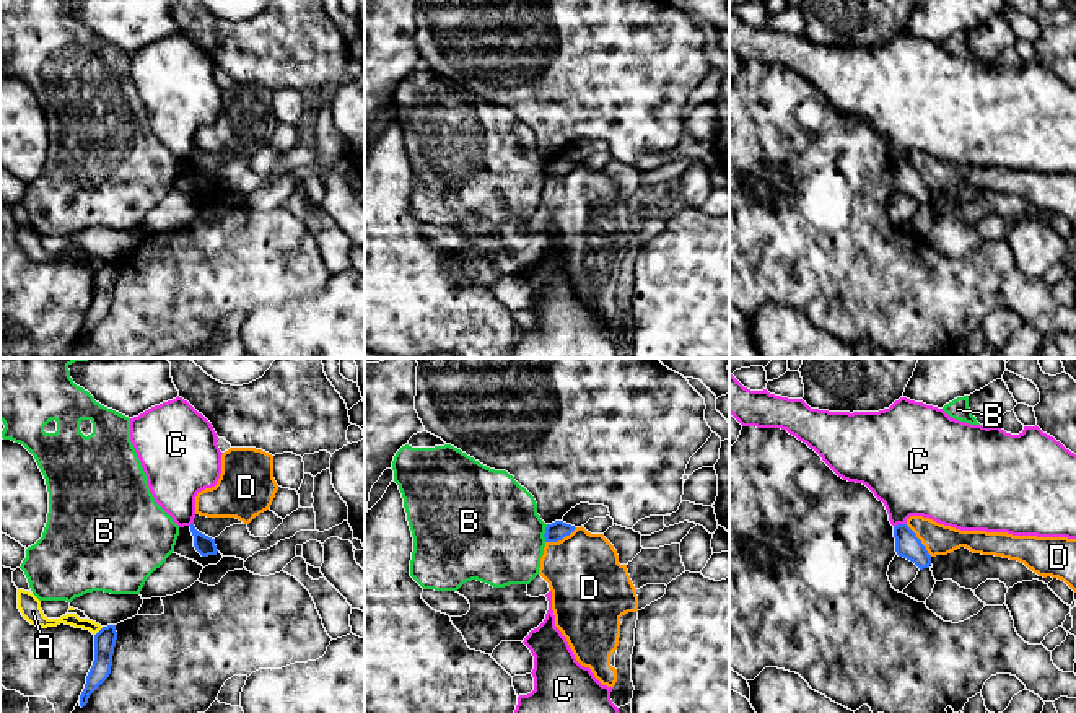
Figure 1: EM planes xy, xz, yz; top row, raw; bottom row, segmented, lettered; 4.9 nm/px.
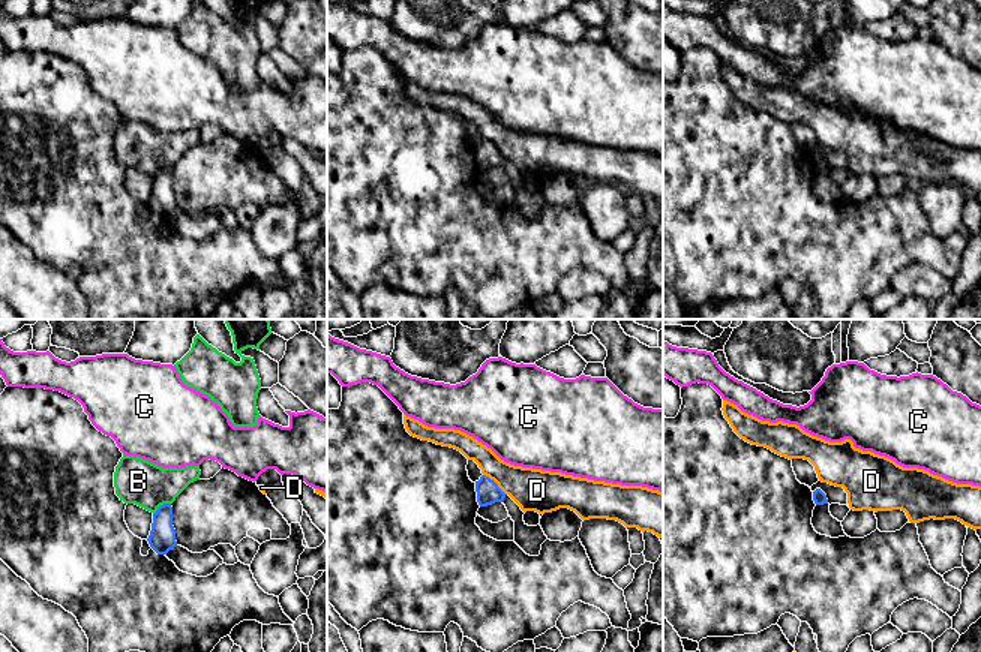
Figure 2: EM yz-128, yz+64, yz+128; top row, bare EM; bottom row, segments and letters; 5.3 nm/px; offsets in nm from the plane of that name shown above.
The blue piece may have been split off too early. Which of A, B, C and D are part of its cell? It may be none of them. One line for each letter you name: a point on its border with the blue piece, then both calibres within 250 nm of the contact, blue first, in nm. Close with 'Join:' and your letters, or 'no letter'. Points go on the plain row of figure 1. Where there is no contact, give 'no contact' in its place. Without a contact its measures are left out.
Join: no letter

